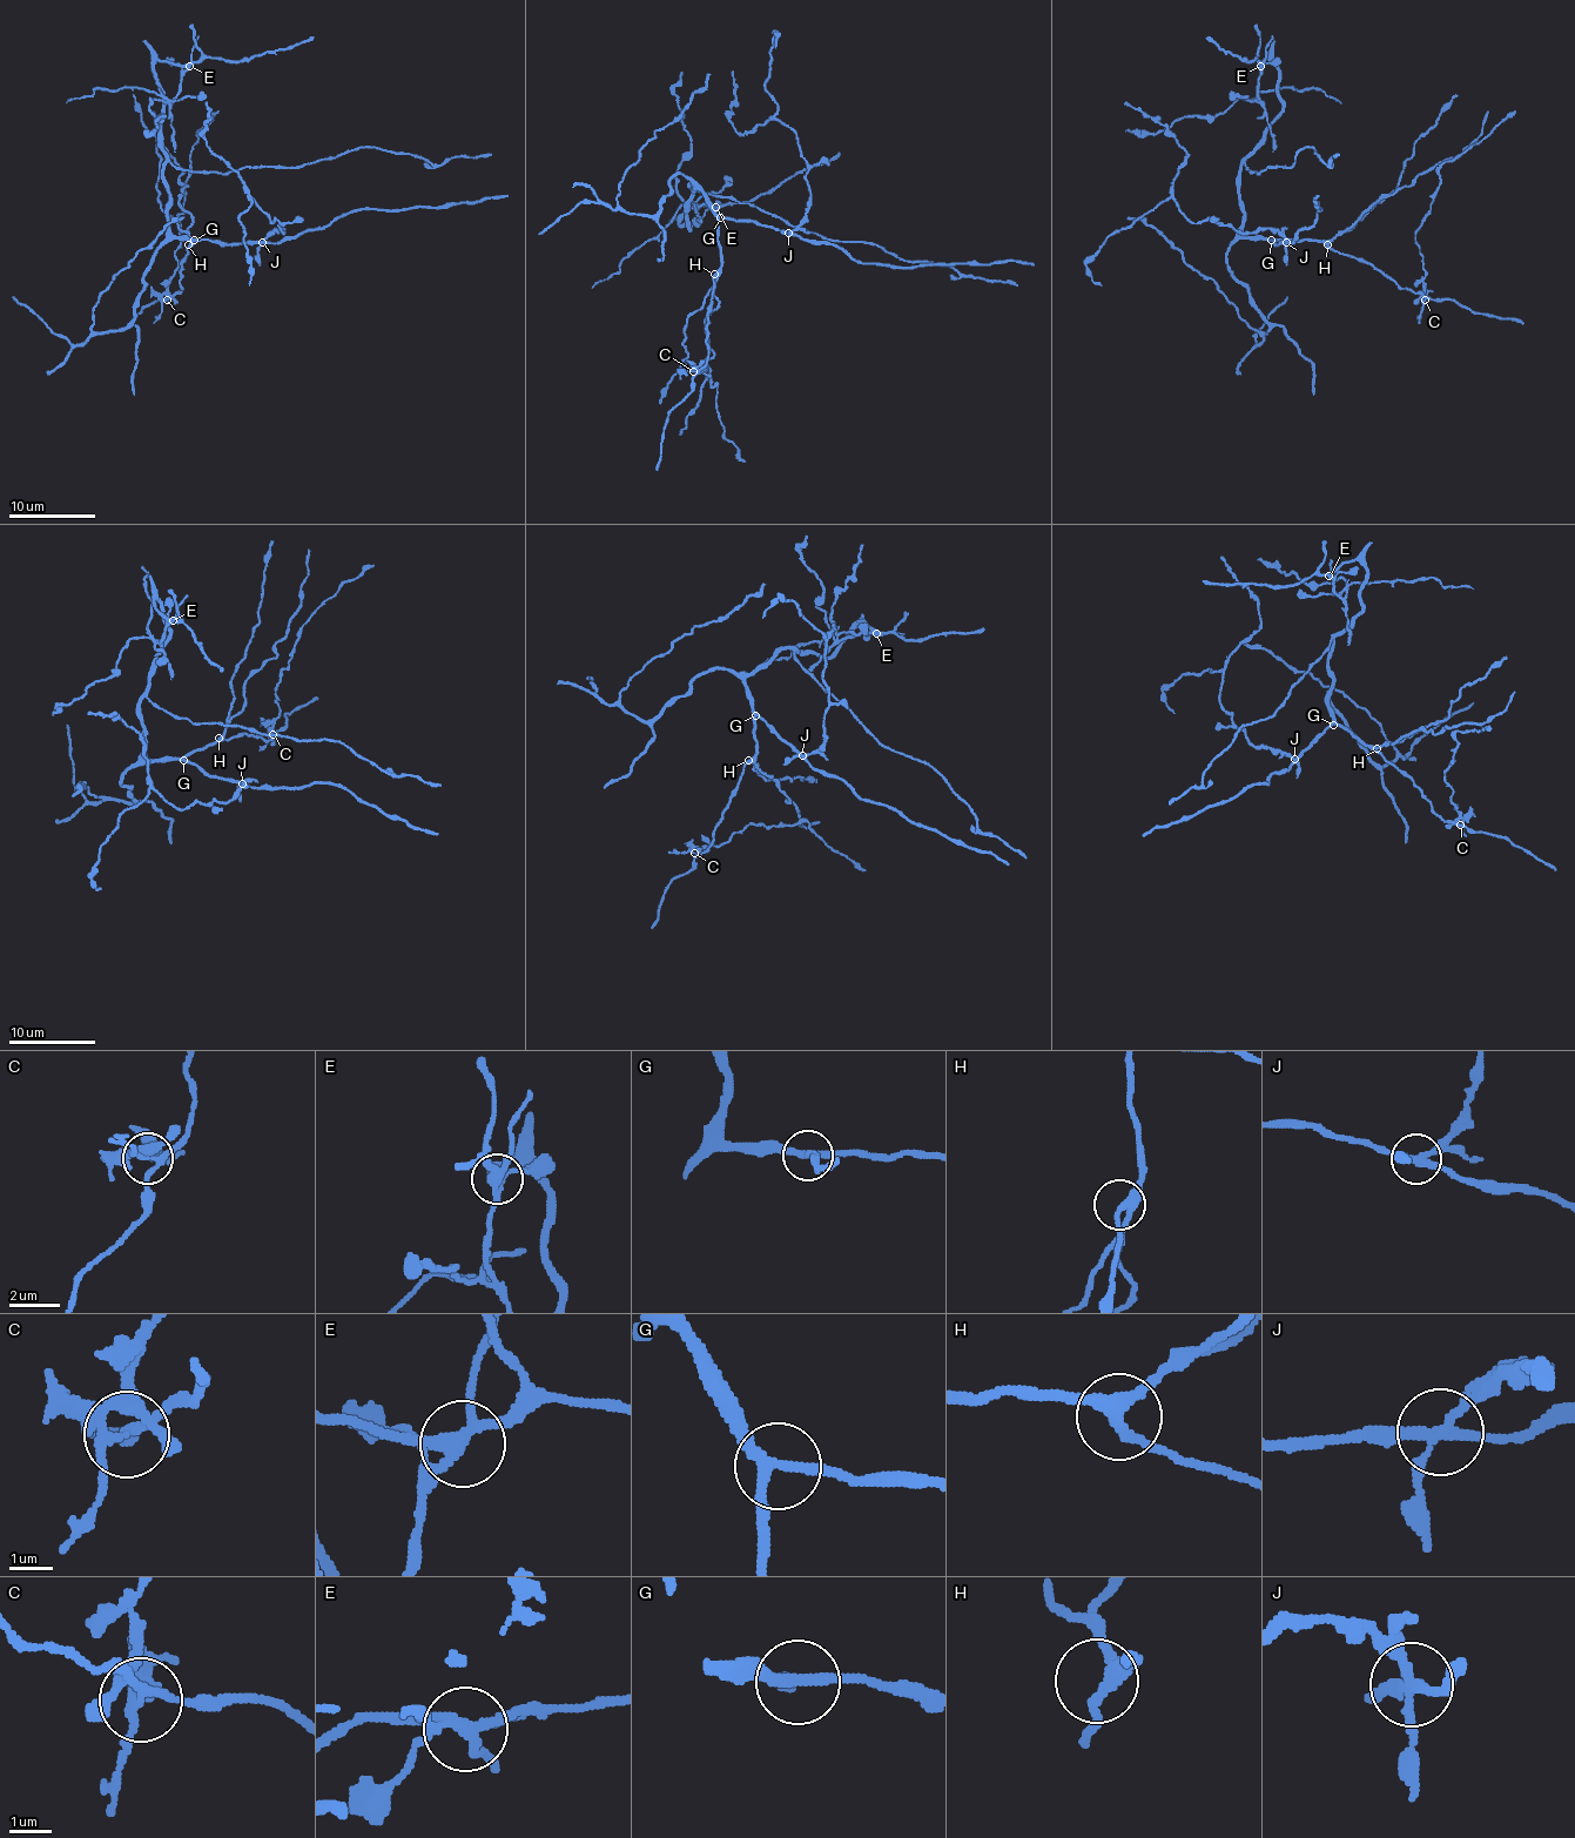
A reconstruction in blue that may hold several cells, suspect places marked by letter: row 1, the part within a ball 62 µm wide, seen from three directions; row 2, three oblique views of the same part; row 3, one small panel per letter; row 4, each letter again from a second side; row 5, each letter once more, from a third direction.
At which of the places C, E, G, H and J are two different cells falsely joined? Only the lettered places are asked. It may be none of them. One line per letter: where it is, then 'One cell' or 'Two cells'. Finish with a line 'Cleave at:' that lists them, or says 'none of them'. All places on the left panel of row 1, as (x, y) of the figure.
C: Place: (167, 300). Two cells
E: Place: (189, 66). Two cells
G: Place: (194, 240). One cell
H: Place: (188, 244). One cell
J: Place: (262, 242). Two cells
Cleave at: C, E, J

